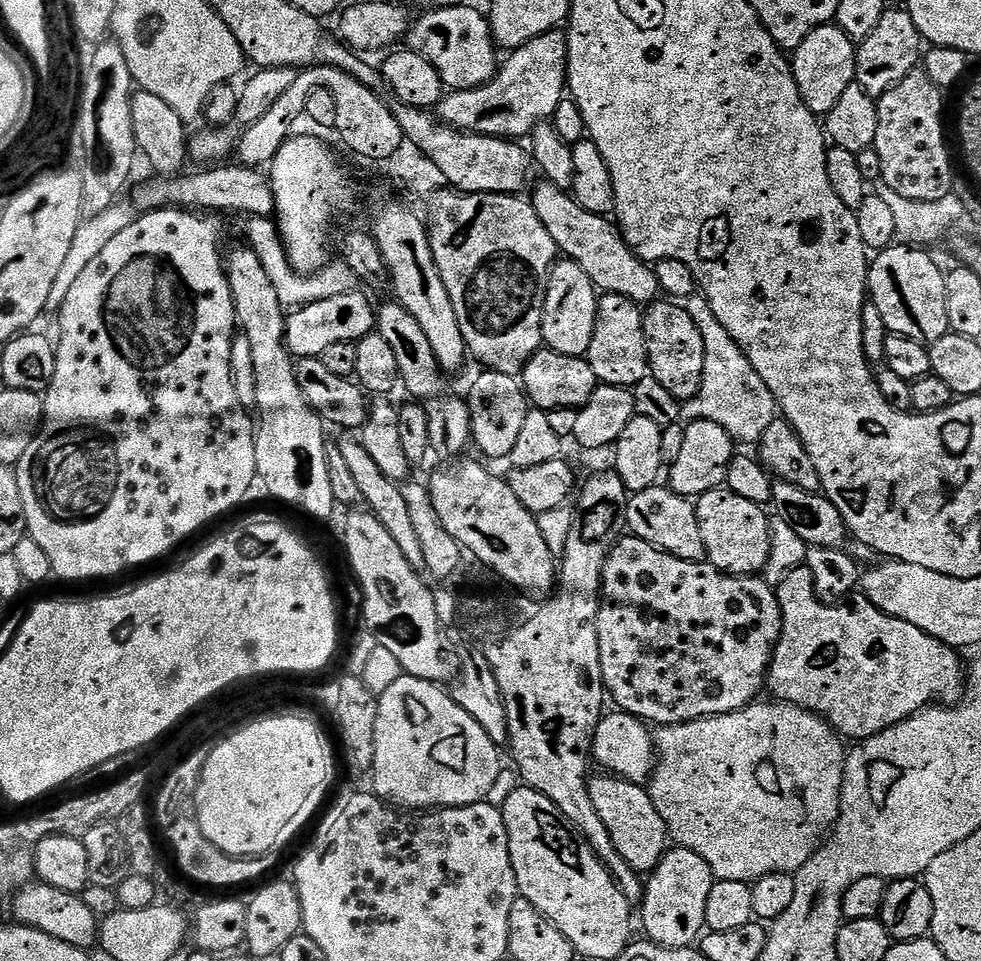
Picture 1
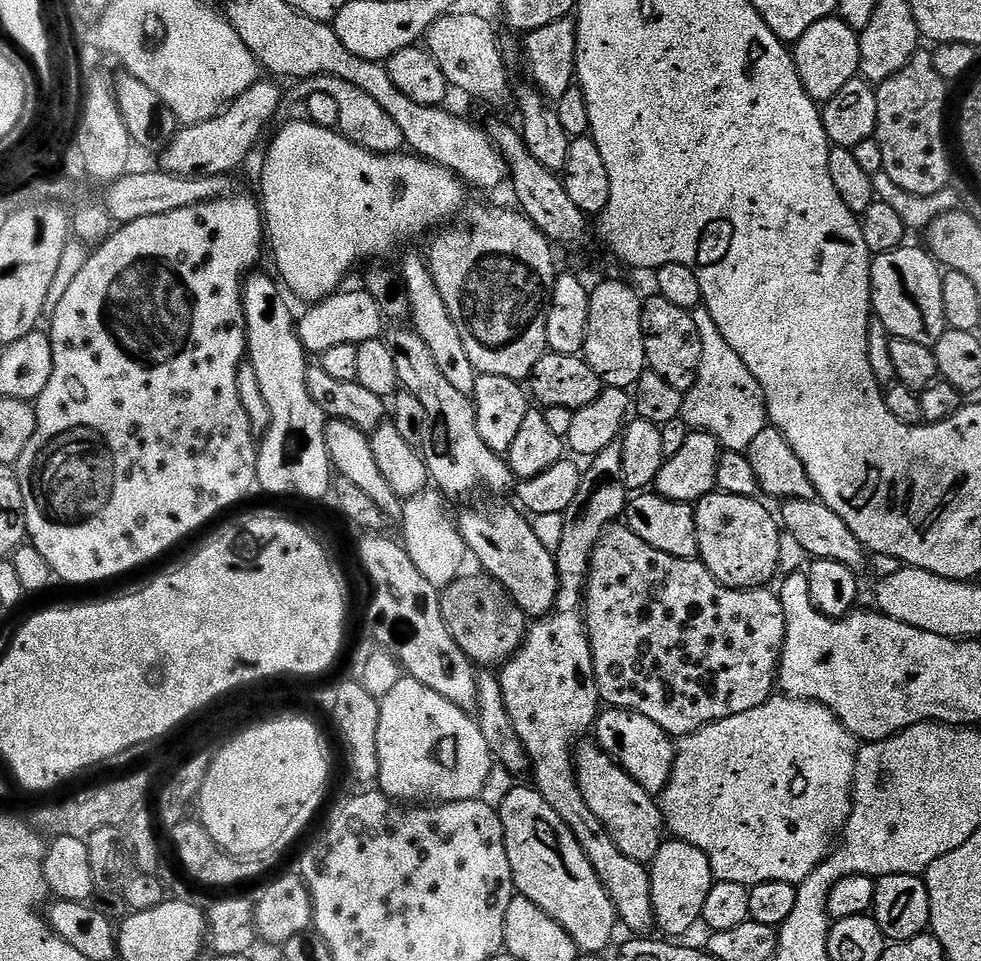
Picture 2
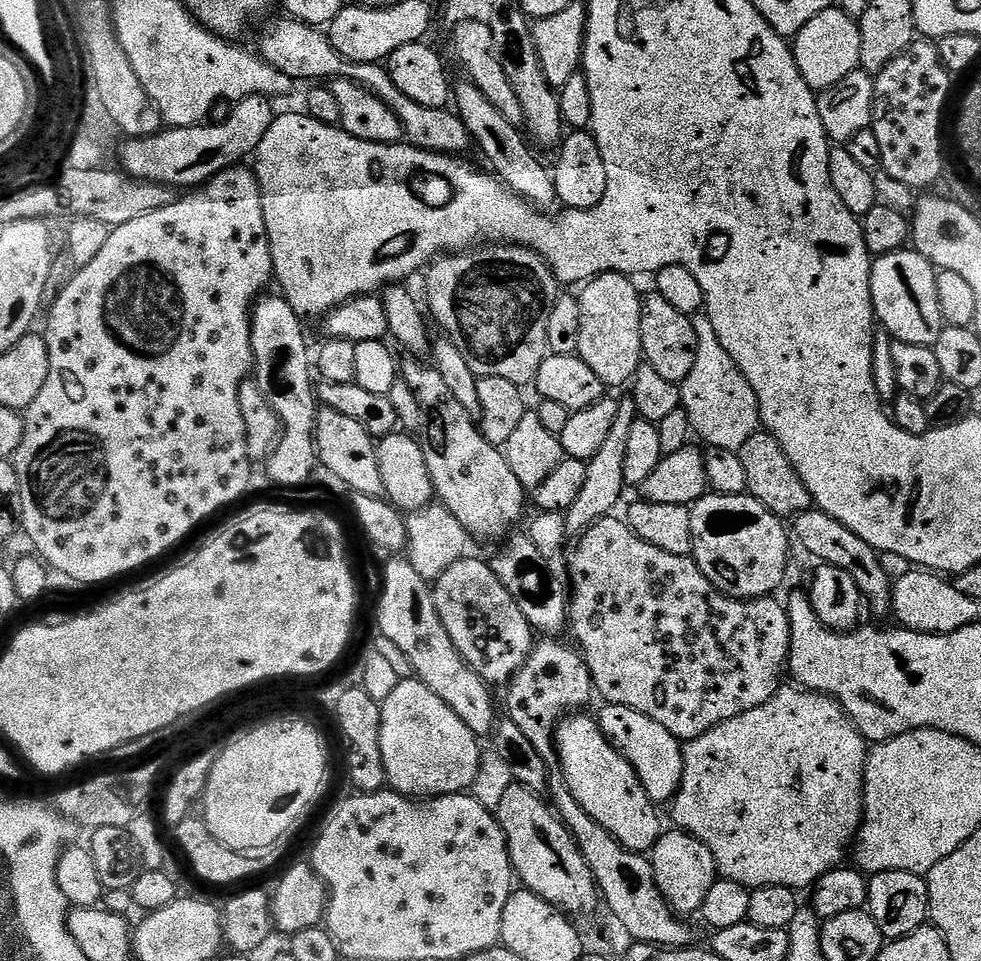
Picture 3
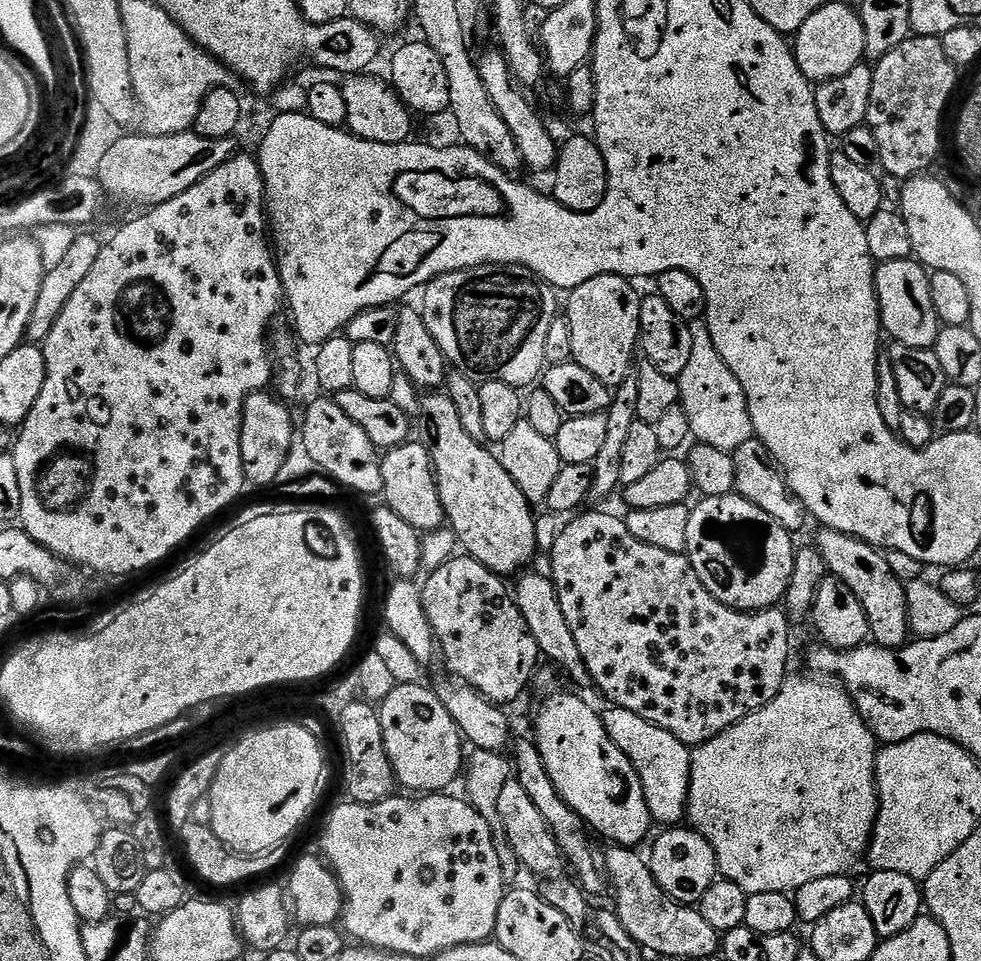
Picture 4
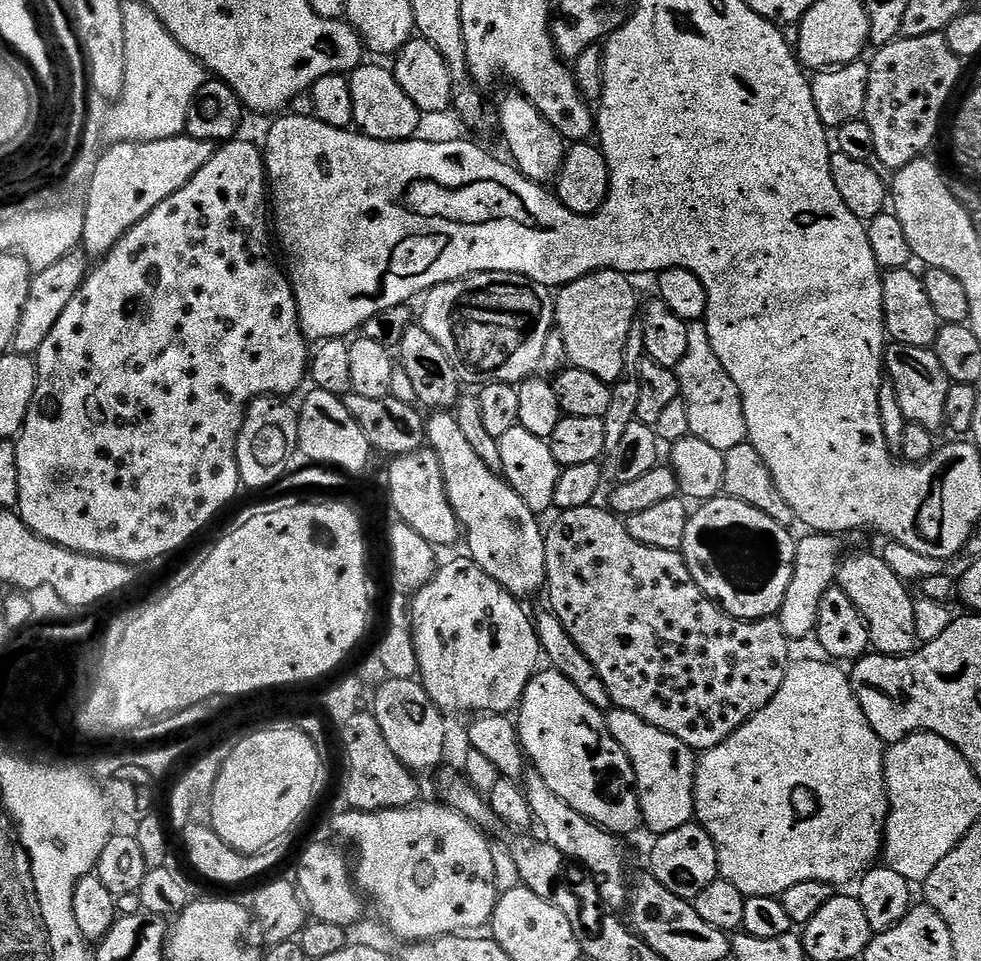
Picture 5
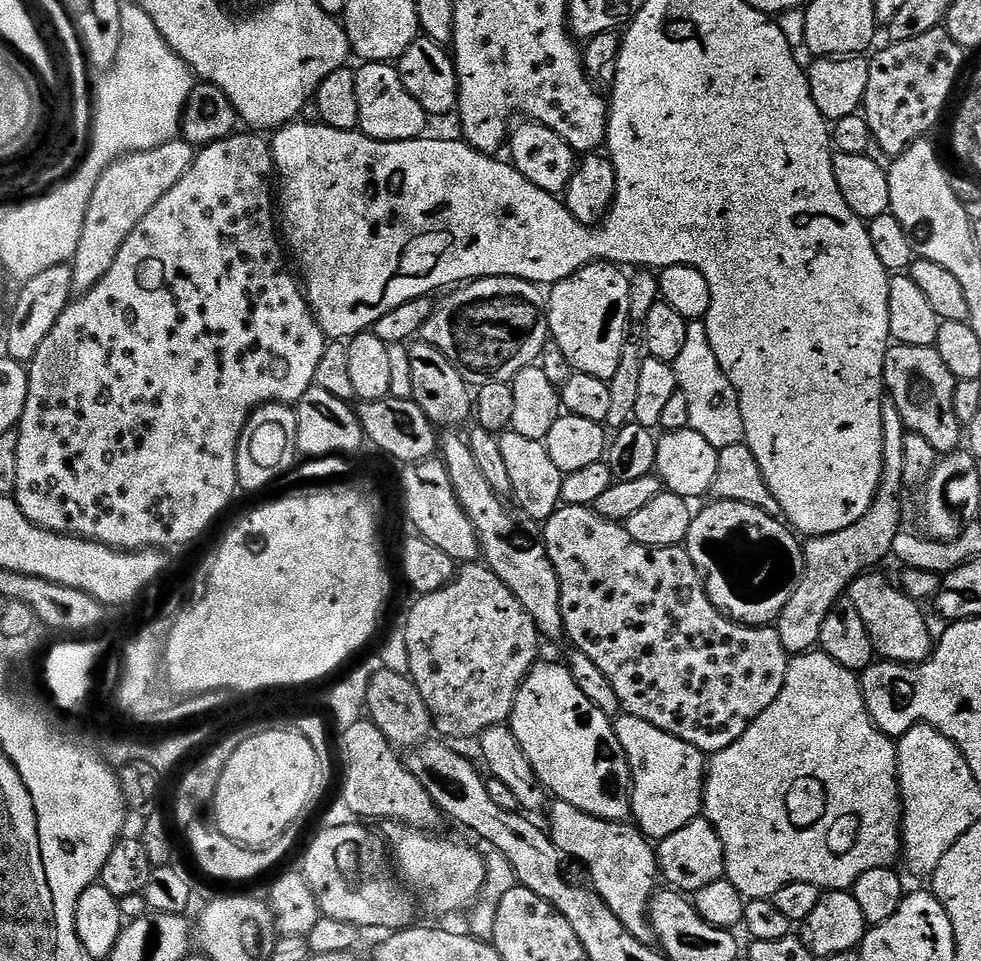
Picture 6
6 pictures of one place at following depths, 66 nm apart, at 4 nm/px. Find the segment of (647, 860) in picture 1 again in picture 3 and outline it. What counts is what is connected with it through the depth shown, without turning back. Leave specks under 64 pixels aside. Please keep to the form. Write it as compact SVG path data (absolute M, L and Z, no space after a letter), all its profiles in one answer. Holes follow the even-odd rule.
M569 714L556 729L556 754L558 768L564 771L562 779L578 806L627 852L651 853L662 835L657 805L652 803L646 790L642 790L642 782L630 762L608 741L600 729L599 719L592 717L591 720L584 715L588 714Z

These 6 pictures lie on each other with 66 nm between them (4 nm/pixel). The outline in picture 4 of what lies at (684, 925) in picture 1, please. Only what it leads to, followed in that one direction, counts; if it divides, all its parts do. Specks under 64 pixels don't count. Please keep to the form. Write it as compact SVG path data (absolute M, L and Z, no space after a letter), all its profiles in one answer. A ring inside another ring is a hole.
M672 826L656 841L653 839L652 853L647 853L646 859L658 886L672 900L689 906L699 905L702 894L710 890L710 886L718 879L716 855L708 839L691 826Z

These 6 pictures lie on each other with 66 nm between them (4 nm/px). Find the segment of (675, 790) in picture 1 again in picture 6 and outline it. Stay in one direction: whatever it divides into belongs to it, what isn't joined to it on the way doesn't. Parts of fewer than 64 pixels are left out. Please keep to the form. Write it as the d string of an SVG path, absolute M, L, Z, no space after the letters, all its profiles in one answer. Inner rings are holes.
M819 650L801 652L789 659L782 694L778 694L778 698L774 698L774 702L770 702L770 706L766 706L762 714L758 714L756 721L746 730L746 734L742 734L742 738L738 738L738 742L734 742L734 746L726 746L726 750L715 753L706 764L702 812L714 826L718 838L722 838L725 877L734 886L738 886L745 901L769 899L778 894L782 886L790 886L790 882L810 882L822 890L848 890L859 876L866 874L866 870L892 868L895 865L895 860L898 860L902 852L902 809L900 785L896 779L896 746L897 741L872 721L857 673L834 662L834 658Z

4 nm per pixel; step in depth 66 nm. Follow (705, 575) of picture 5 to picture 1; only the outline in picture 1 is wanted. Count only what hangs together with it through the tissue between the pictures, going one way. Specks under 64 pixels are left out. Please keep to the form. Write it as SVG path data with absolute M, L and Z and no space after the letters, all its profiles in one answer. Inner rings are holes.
M728 487L715 488L695 501L698 530L706 542L707 563L731 576L755 576L763 573L772 557L770 516L759 504L734 494Z

